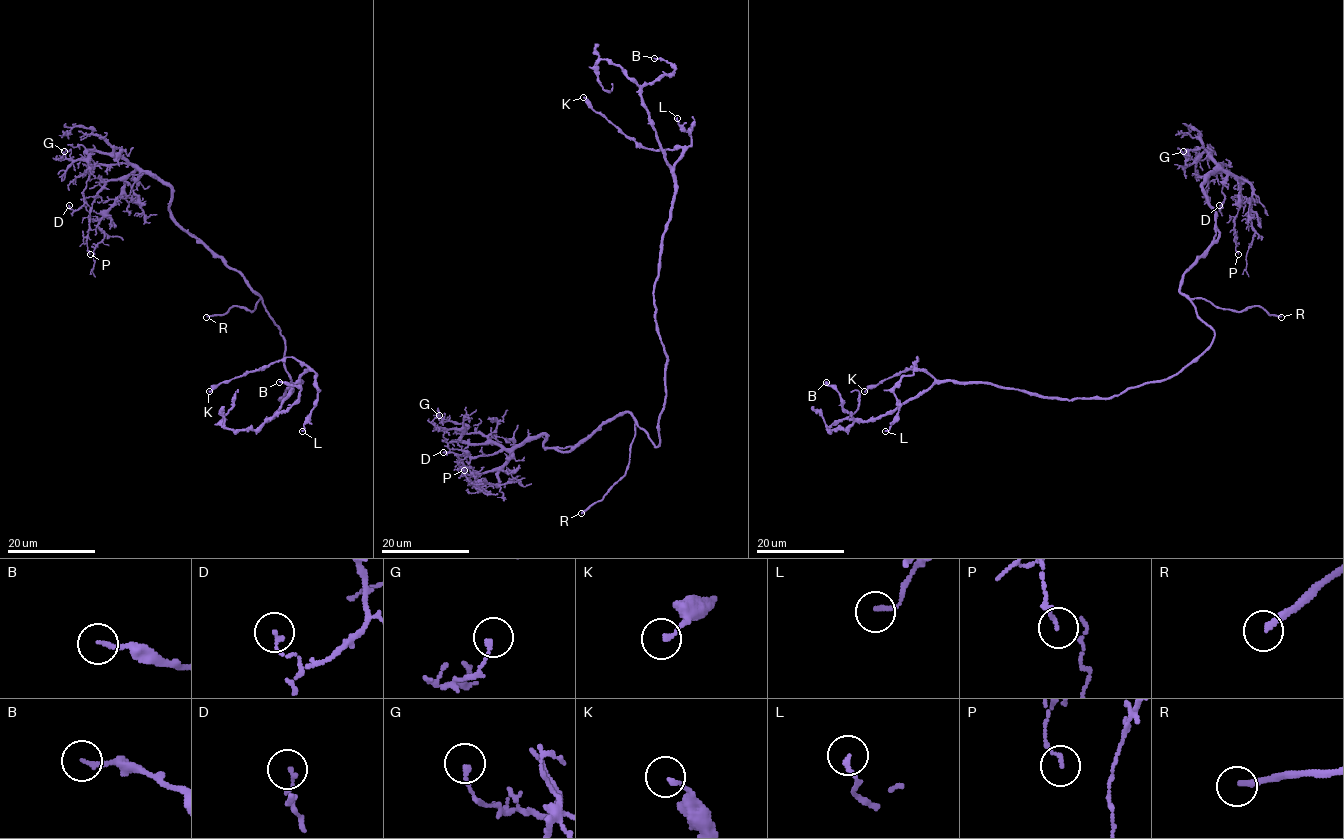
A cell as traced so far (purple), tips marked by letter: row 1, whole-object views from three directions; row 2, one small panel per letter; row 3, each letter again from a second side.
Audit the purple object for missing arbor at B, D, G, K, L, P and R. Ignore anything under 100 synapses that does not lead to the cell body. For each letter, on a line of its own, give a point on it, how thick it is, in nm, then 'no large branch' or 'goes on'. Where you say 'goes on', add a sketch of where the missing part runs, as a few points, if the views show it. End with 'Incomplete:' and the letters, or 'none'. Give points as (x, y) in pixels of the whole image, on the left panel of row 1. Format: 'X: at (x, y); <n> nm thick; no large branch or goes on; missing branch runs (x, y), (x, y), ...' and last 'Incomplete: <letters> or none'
B: at (279, 382); 160 nm thick; no large branch
D: at (69, 205); 140 nm thick; no large branch
G: at (64, 151); 170 nm thick; no large branch
K: at (209, 391); 150 nm thick; no large branch
L: at (302, 431); 150 nm thick; no large branch
P: at (90, 254); 130 nm thick; no large branch
R: at (206, 317); 220 nm thick; goes on; missing branch runs (206, 317), (166, 314), (144, 333), (134, 321), (130, 298), (124, 296), (106, 308), (99, 325), (101, 336)
Incomplete: R

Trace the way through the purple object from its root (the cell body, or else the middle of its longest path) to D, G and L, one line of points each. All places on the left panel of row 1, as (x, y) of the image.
D: (289, 375), (285, 341), (263, 300), (174, 220), (169, 185), (128, 163), (95, 164), (84, 203), (69, 205)
G: (289, 375), (263, 300), (174, 220), (169, 185), (118, 157), (56, 159), (64, 151)
L: (289, 375), (292, 391), (279, 399), (307, 371), (317, 375), (318, 397), (302, 431)

